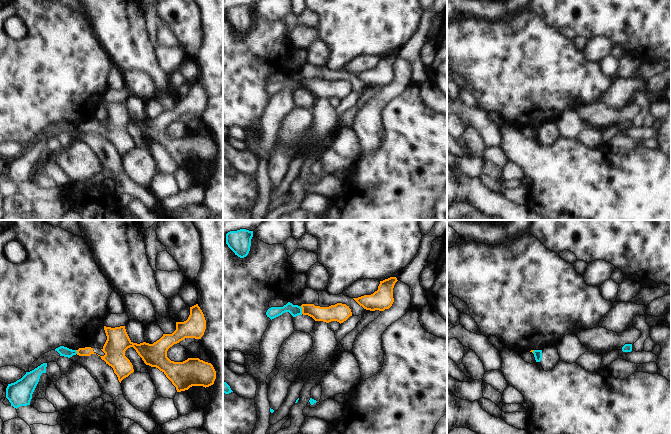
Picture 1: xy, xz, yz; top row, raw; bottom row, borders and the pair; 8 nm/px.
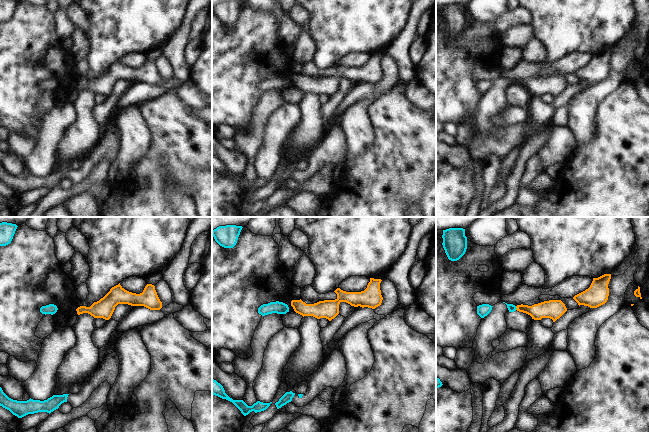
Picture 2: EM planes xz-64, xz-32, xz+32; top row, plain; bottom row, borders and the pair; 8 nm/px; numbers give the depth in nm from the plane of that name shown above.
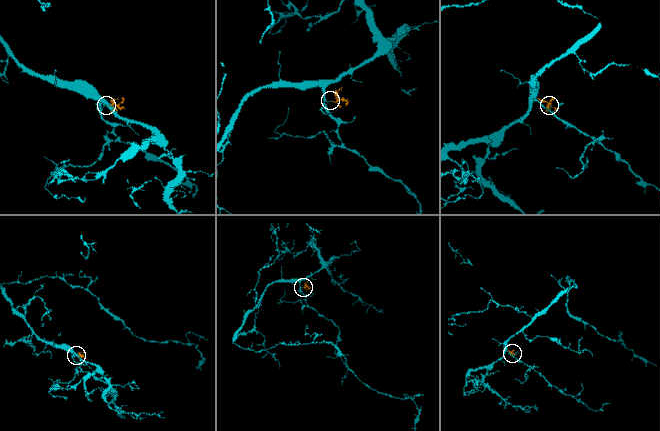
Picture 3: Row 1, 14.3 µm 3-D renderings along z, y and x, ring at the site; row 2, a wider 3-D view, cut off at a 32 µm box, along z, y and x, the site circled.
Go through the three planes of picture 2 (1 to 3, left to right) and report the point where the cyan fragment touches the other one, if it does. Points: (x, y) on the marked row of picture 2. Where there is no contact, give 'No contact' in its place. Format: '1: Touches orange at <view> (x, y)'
1: No contact
2: No contact
3: Touches orange at xz+32 (516, 307)

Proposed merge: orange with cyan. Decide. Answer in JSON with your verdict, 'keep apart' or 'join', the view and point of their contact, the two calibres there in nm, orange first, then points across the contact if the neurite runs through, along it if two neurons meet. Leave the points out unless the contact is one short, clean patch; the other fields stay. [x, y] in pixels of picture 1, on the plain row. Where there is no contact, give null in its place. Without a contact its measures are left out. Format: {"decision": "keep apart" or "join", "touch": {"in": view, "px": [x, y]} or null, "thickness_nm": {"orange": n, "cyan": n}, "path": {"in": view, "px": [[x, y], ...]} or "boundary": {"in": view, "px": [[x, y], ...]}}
{"decision": "keep apart", "touch": {"in": "xz", "px": [302, 86]}, "thickness_nm": {"orange": 130, "cyan": 90}, "boundary": {"in": "xz", "px": [[300, 82], [302, 89]]}}

